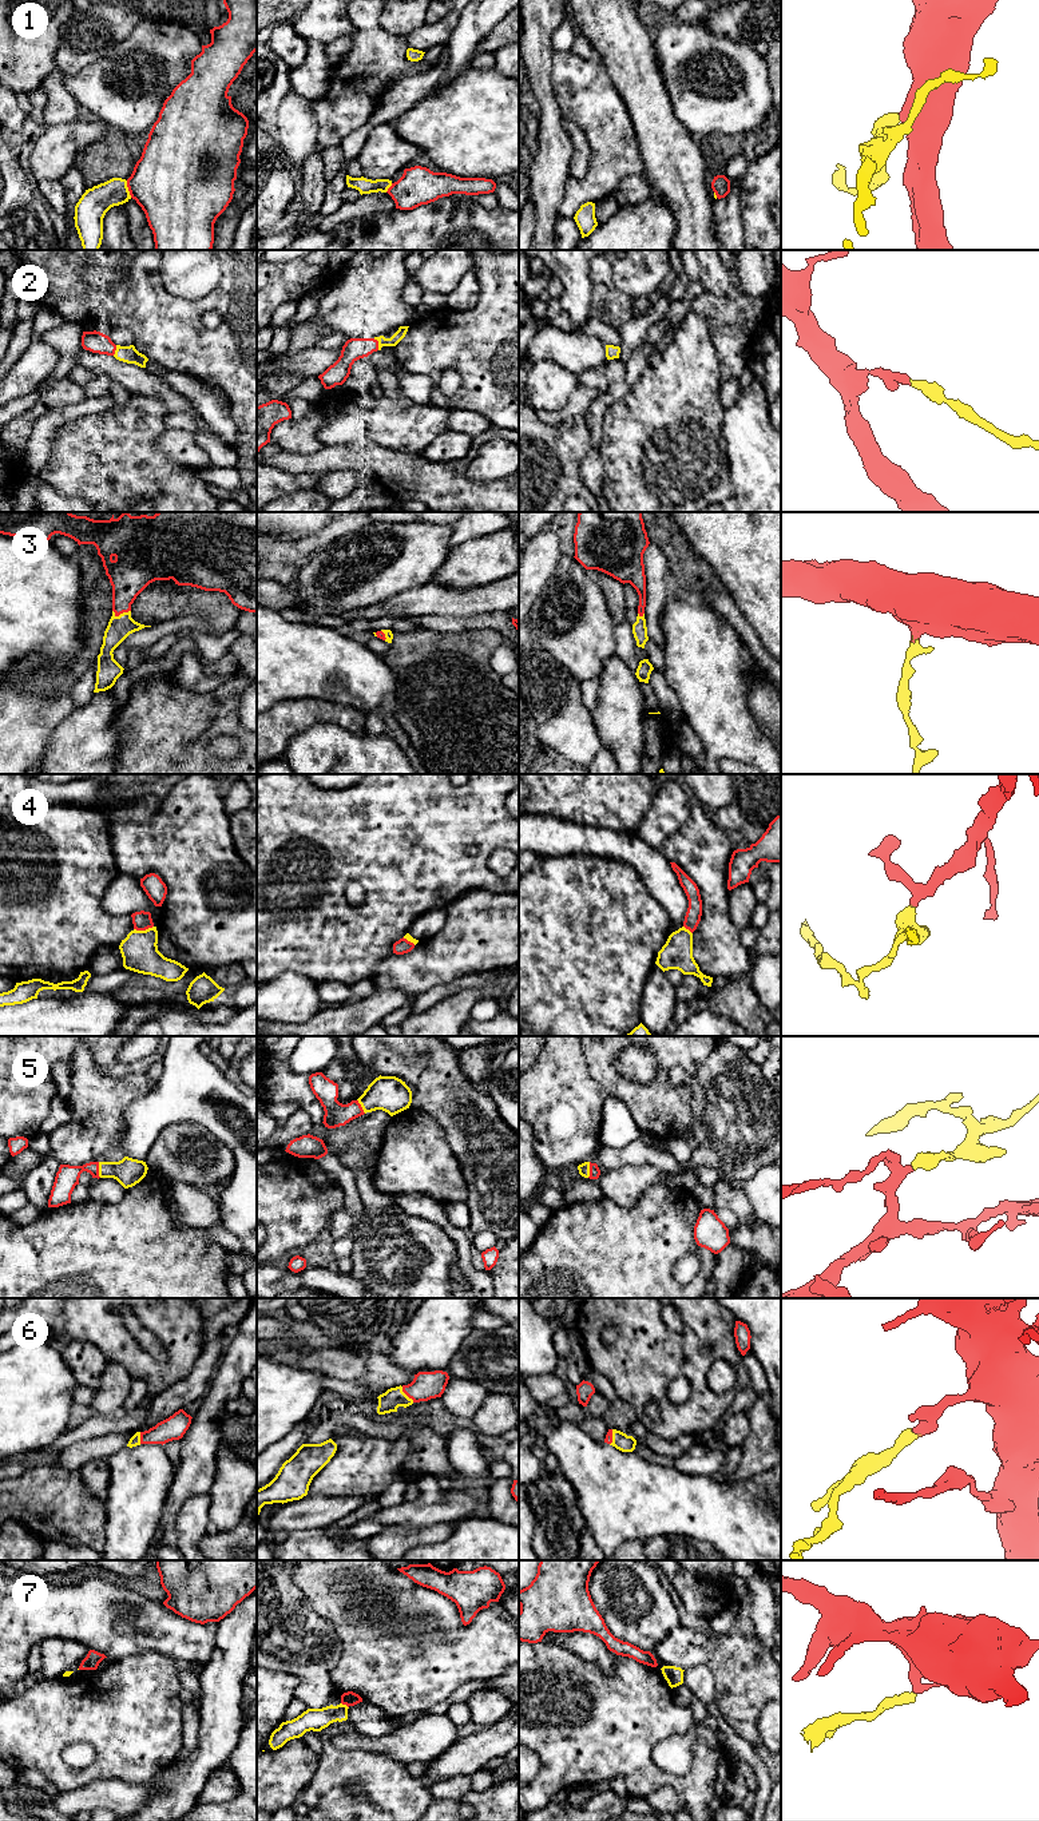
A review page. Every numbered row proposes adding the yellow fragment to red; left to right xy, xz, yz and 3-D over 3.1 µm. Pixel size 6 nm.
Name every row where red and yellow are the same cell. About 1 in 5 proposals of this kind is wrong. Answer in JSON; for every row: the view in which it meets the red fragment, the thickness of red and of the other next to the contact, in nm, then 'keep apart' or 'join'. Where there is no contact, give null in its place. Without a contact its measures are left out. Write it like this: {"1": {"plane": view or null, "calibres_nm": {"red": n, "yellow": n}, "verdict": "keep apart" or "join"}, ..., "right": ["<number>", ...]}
{"1": {"plane": "xy", "calibres_nm": {"red": 460, "yellow": 180}, "verdict": "join"}, "2": {"plane": "xz", "calibres_nm": {"red": 130, "yellow": 60}, "verdict": "join"}, "3": {"plane": "xy", "calibres_nm": {"red": 240, "yellow": 140}, "verdict": "join"}, "4": {"plane": "xy", "calibres_nm": {"red": 120, "yellow": 220}, "verdict": "join"}, "5": {"plane": "xy", "calibres_nm": {"red": 140, "yellow": 170}, "verdict": "join"}, "6": {"plane": "xz", "calibres_nm": {"red": 170, "yellow": 120}, "verdict": "join"}, "7": {"plane": "xz", "calibres_nm": {"red": 90, "yellow": 140}, "verdict": "keep apart"}, "right": ["1", "2", "3", "4", "5", "6"]}

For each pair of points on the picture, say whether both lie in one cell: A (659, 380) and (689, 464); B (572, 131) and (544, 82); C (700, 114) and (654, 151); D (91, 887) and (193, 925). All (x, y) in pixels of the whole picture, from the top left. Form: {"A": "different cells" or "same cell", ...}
{"A": "same cell", "B": "different cells", "C": "different cells", "D": "different cells"}

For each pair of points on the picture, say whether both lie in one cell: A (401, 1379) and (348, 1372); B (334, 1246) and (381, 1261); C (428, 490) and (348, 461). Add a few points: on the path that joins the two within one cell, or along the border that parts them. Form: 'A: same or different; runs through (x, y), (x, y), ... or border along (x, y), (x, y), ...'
A: different; border along (368, 1355), (365, 1371), (355, 1381)
B: different; border along (352, 1232), (352, 1252), (349, 1254)
C: same; runs through (408, 476), (396, 472), (383, 461), (368, 461)

